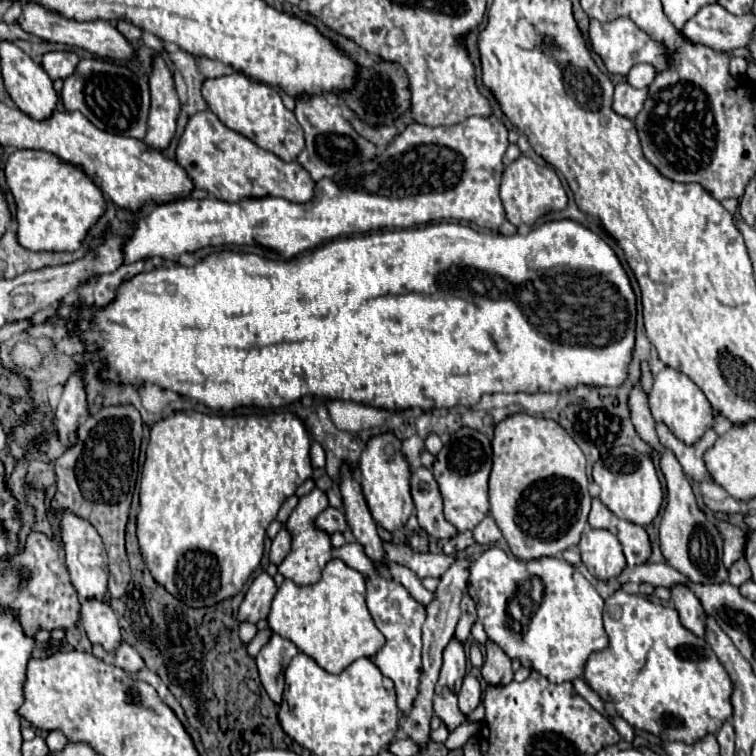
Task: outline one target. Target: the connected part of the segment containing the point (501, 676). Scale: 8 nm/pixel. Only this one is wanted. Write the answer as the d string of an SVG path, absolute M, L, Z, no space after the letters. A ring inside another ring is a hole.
M490 639L484 643L484 649L486 649L484 665L482 665L484 681L494 683L494 685L510 683L514 677L514 671L510 667L510 657Z

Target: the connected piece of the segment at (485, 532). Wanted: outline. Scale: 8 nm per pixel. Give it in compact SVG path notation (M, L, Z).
M486 515L484 521L480 521L480 523L472 529L472 539L474 539L474 543L478 543L478 545L492 545L492 543L496 543L498 539L502 539L502 533L500 533L500 529L496 527L494 519L492 519L490 515Z

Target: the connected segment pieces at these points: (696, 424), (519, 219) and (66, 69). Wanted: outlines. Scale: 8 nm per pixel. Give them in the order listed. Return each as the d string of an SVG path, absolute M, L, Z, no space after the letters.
M666 367L664 371L660 371L656 375L648 403L650 403L654 421L662 421L664 425L668 425L668 429L680 441L684 441L684 445L694 445L696 441L700 441L700 437L708 429L712 429L716 423L716 413L714 413L712 405L708 403L708 399L704 397L704 393L700 391L700 387L682 371L676 371L670 367Z
M520 155L512 165L504 169L502 185L500 185L500 199L506 209L506 217L512 225L534 225L542 215L550 211L562 211L568 205L568 195L560 183L560 177L552 167L540 167L532 159Z
M52 51L42 57L42 67L50 79L66 79L78 65L78 55L72 51Z

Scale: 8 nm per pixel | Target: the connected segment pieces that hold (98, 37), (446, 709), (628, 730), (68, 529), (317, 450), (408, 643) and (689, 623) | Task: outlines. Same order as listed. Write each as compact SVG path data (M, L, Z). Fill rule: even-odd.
M22 1L22 17L18 17L18 23L24 31L42 37L52 43L64 43L64 45L74 45L80 49L86 49L98 57L108 57L108 59L118 59L118 61L130 61L134 59L134 47L124 39L124 35L110 23L110 21L86 21L78 23L72 19L64 19L62 15L48 11L42 5L36 3L26 3Z
M452 637L442 655L442 669L434 695L434 713L444 721L444 725L450 731L454 731L466 719L458 709L458 691L464 675L466 675L466 653L462 643L456 637Z
M615 716L612 720L612 724L621 737L627 742L632 743L635 738L634 728L631 727L624 719L620 716Z
M64 513L60 525L66 551L66 565L72 577L72 585L76 587L80 599L108 601L108 557L98 531L88 521L76 517L74 513Z
M312 442L310 459L313 468L324 468L326 456L325 451L318 442Z
M368 575L366 589L368 589L368 597L366 597L368 609L376 621L376 627L386 637L386 645L376 655L376 665L386 677L394 681L398 707L400 707L400 713L404 715L412 707L414 697L418 695L418 683L420 683L420 673L422 673L424 605L414 601L400 583L392 579L384 579L380 575Z
M674 585L670 589L670 597L674 601L676 611L680 613L680 621L686 629L696 633L698 637L704 637L704 625L706 625L706 613L700 605L700 599L688 589L688 585Z

